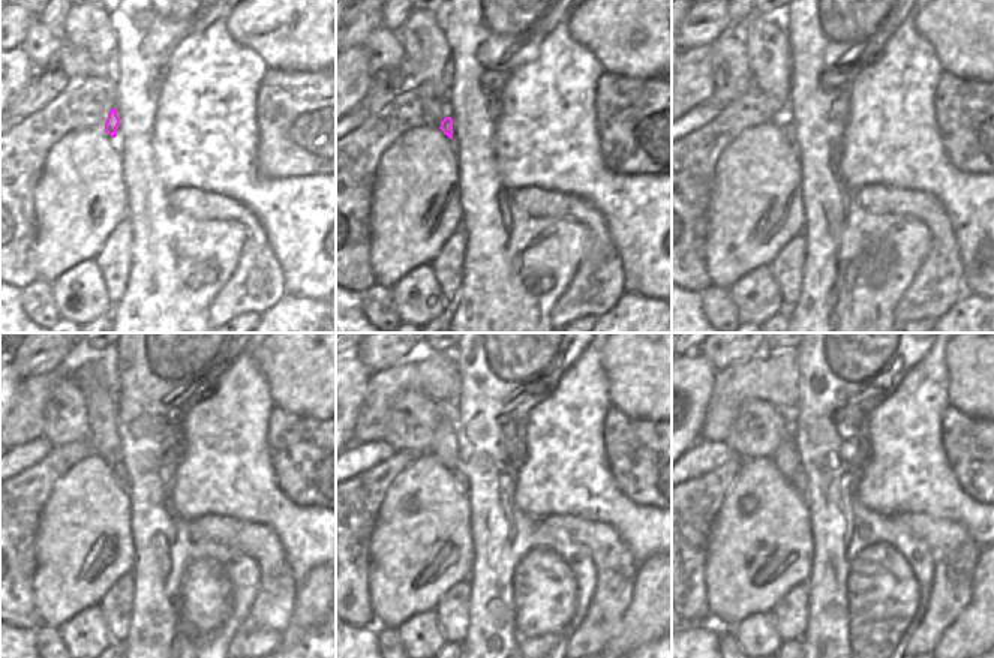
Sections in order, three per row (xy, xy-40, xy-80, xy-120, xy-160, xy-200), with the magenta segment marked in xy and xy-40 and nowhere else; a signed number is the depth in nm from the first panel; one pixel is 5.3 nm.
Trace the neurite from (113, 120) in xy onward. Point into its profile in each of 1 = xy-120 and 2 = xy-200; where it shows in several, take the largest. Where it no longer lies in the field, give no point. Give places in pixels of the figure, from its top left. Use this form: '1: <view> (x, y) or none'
1: xy-120 (119, 469)
2: xy-200 (798, 480)

